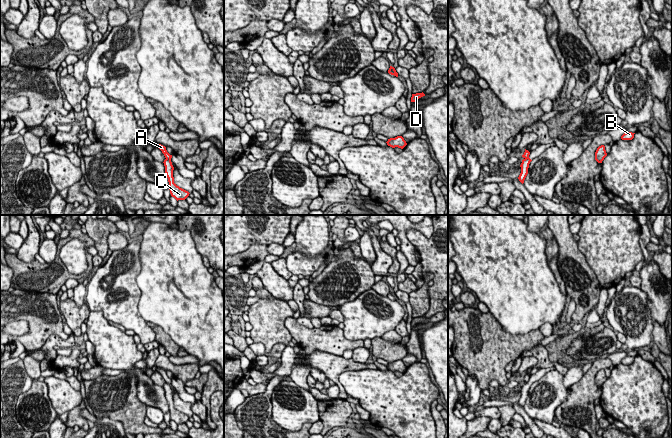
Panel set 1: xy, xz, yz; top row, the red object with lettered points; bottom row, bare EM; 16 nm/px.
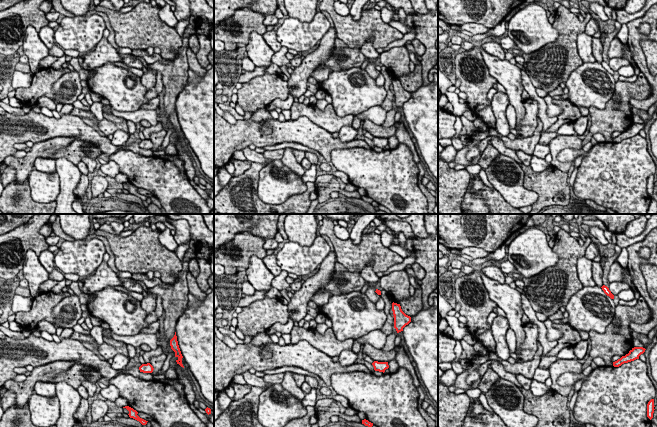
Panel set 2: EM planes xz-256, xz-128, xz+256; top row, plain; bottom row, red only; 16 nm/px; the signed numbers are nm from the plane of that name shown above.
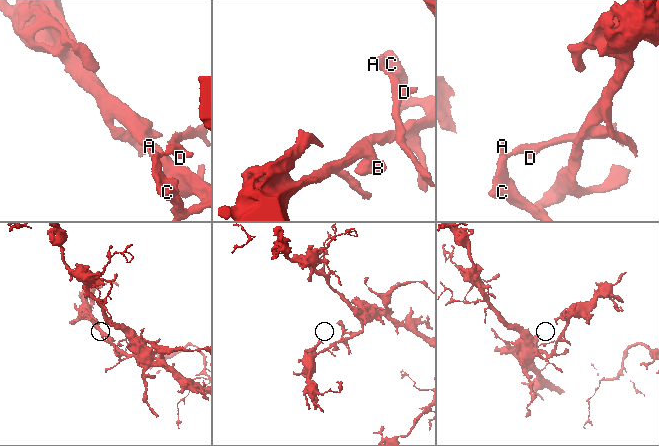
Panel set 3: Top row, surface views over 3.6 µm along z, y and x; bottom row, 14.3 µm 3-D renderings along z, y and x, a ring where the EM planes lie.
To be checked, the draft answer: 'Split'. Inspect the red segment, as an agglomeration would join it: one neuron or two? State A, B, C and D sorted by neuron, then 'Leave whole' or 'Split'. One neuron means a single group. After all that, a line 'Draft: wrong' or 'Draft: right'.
Groups: A D / B C. Split
Draft: right

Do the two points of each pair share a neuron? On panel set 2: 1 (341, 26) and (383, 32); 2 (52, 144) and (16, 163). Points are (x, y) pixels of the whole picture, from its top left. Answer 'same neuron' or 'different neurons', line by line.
1: same neuron
2: same neuron

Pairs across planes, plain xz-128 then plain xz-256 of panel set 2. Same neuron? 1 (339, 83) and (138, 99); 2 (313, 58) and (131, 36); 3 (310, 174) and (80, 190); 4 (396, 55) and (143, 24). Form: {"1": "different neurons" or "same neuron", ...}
{"1": "same neuron", "2": "different neurons", "3": "same neuron", "4": "different neurons"}

